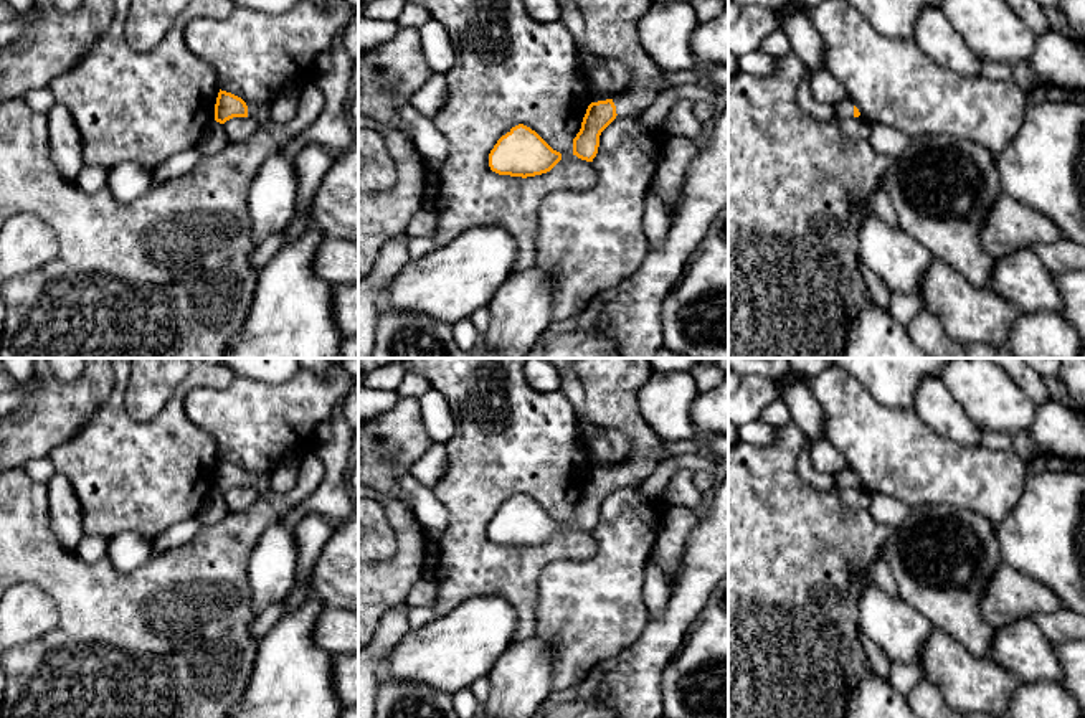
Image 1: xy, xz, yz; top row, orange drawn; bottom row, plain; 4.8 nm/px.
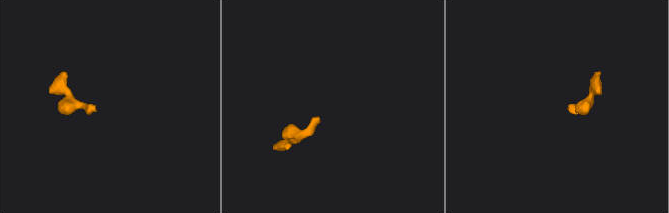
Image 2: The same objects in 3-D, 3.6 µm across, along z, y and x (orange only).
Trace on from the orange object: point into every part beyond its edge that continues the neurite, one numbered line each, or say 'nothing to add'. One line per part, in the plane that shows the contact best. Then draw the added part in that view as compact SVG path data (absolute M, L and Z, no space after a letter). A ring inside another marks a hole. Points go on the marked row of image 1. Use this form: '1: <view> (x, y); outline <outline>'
1: xz (610, 25); outline M575 0L585 21L585 43L603 63L624 63L633 76L613 99L618 116L641 116L669 89L661 68L637 36L637 21L654 0Z

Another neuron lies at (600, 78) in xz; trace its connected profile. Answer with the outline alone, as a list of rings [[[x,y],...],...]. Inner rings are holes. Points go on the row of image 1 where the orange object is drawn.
[[[606,63],[596,66],[590,74],[588,81],[591,84],[591,91],[595,91],[603,101],[614,99],[619,92],[613,91],[611,74],[606,69]]]

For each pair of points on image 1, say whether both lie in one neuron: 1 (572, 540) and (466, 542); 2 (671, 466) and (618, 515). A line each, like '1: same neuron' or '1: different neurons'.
1: same neuron
2: different neurons

